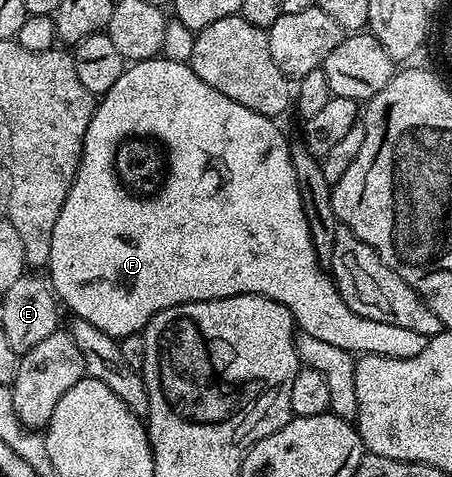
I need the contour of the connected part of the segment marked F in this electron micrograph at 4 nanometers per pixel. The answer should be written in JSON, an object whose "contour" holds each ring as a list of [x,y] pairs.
{"contour":[[[158,56],[126,65],[123,76],[119,76],[119,80],[111,84],[109,91],[100,95],[99,101],[93,107],[91,124],[87,128],[77,175],[71,184],[71,192],[67,192],[63,212],[59,212],[59,220],[55,220],[55,232],[51,232],[51,256],[47,267],[47,278],[60,305],[64,309],[66,306],[73,318],[87,320],[87,324],[99,328],[99,332],[120,340],[132,334],[142,333],[146,324],[160,310],[184,302],[202,302],[240,294],[258,294],[283,304],[283,308],[291,312],[296,329],[300,333],[315,336],[327,344],[335,344],[335,348],[348,350],[354,356],[362,354],[388,358],[419,356],[419,352],[427,348],[430,338],[423,336],[423,332],[411,332],[411,328],[399,328],[399,324],[383,324],[351,312],[332,277],[326,273],[315,256],[315,248],[311,244],[311,232],[307,232],[307,216],[303,216],[303,200],[299,200],[299,184],[295,184],[295,168],[291,164],[289,155],[291,142],[290,139],[285,139],[284,132],[277,125],[274,119],[263,116],[259,112],[251,112],[251,108],[243,108],[243,104],[235,104],[235,100],[227,100],[227,96],[223,96],[223,92],[215,92],[211,84],[203,84],[203,80],[195,76],[188,62],[176,62]]]}

